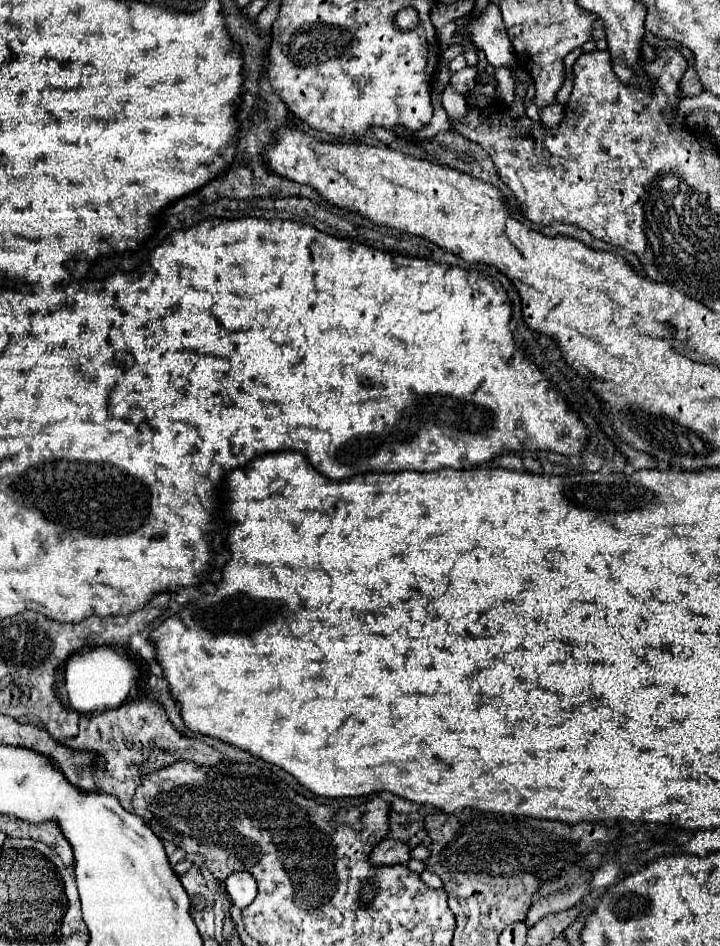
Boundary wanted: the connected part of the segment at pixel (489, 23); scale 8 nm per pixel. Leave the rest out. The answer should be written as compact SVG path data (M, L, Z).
M487 6L479 18L471 18L467 32L475 46L487 54L487 62L493 68L515 68L515 50L503 26L499 6Z

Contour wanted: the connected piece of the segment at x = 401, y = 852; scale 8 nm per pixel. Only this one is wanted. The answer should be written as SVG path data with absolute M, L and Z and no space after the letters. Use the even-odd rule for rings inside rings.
M393 838L381 840L371 852L371 864L407 864L409 862L409 846L405 842L397 842Z

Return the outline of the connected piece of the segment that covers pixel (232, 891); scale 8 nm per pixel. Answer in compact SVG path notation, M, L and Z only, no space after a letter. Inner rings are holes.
M245 872L231 874L231 876L225 880L225 890L227 890L231 902L233 902L237 908L249 906L249 904L253 902L255 894L257 894L255 880L251 878L251 874L245 874Z

